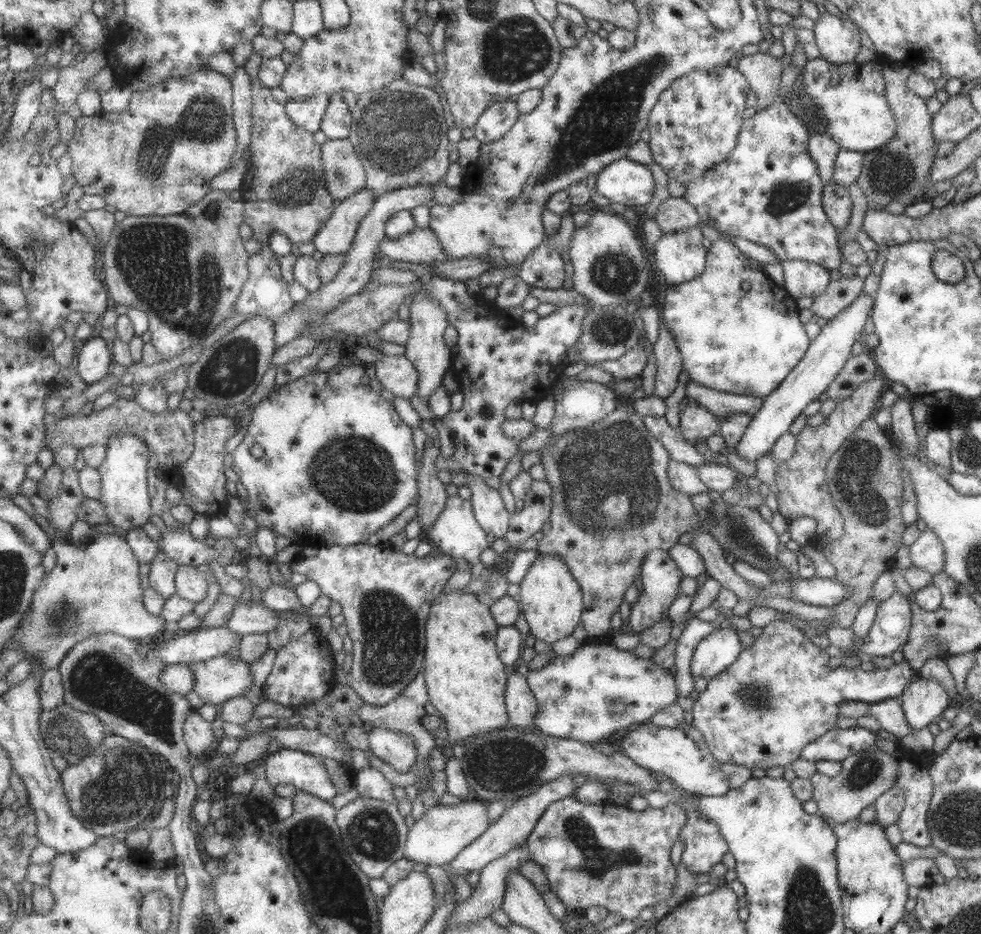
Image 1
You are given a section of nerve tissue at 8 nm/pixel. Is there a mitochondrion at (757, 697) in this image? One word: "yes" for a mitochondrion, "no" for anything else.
yes

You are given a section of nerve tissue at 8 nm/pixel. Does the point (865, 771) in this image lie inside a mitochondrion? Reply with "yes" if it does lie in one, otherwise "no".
yes

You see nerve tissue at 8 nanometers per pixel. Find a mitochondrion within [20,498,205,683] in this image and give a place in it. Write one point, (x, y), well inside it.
(59, 615)

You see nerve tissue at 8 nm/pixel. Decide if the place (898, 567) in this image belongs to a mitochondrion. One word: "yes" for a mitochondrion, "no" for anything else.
no

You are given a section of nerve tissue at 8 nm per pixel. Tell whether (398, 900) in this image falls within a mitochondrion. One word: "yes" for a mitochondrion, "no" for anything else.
no

